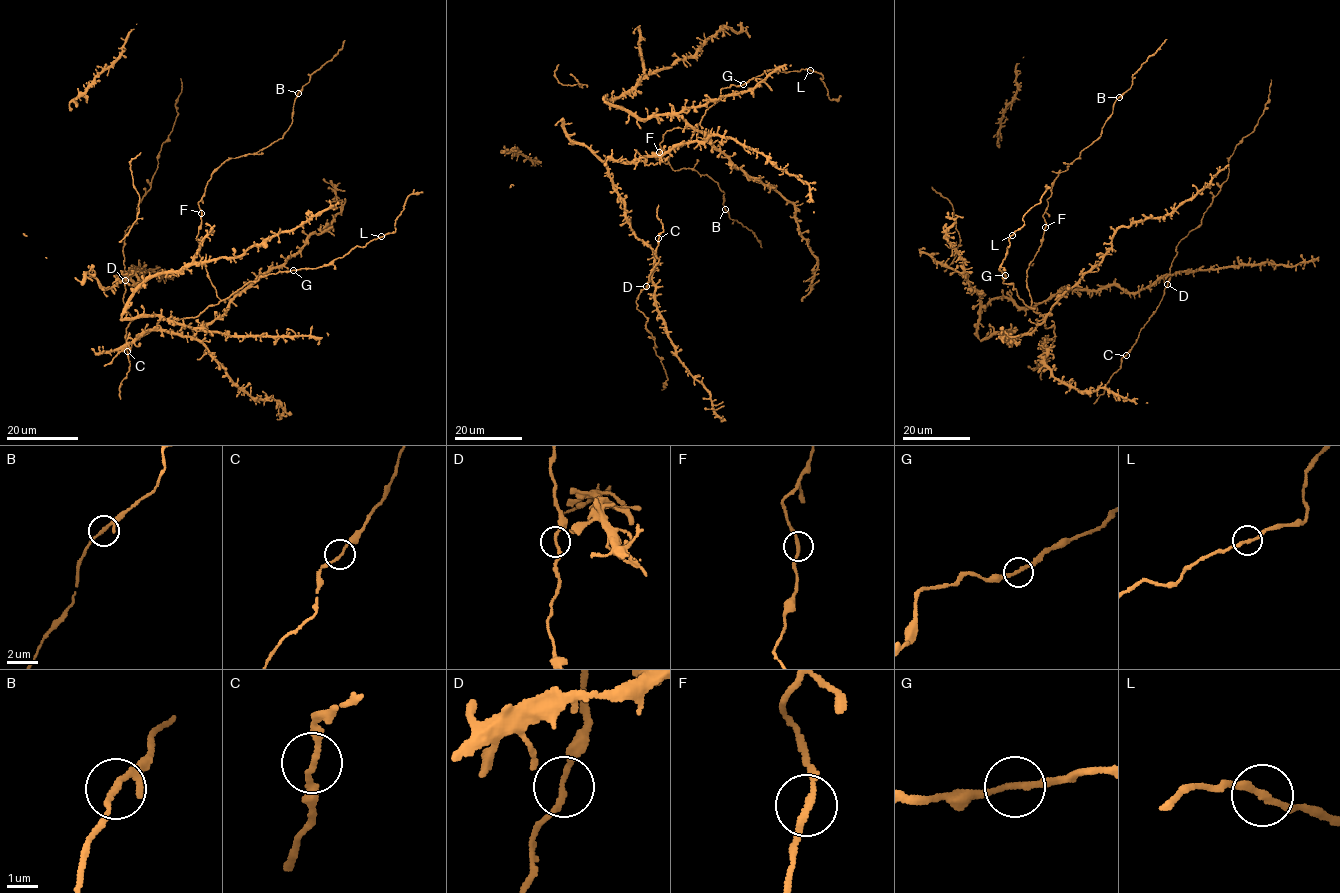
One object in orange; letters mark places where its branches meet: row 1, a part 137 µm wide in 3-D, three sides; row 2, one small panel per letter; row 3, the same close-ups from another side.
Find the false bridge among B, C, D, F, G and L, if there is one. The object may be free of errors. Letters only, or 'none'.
none

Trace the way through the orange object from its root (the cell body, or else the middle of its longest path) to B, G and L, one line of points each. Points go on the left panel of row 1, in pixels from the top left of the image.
B: (124, 309), (121, 319), (190, 327), (216, 318), (198, 202), (223, 163), (281, 139), (298, 93)
G: (124, 309), (121, 319), (163, 316), (181, 325), (205, 326), (217, 317), (212, 306), (244, 285), (293, 270)
L: (124, 309), (121, 319), (163, 316), (205, 326), (217, 317), (212, 306), (250, 282), (330, 265), (381, 237)

